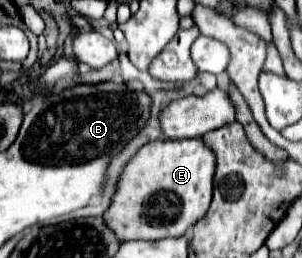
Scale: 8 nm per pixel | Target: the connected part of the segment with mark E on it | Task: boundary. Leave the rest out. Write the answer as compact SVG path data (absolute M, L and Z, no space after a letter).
M201 139L149 141L123 167L103 221L119 241L183 237L209 209L213 173L215 155Z

